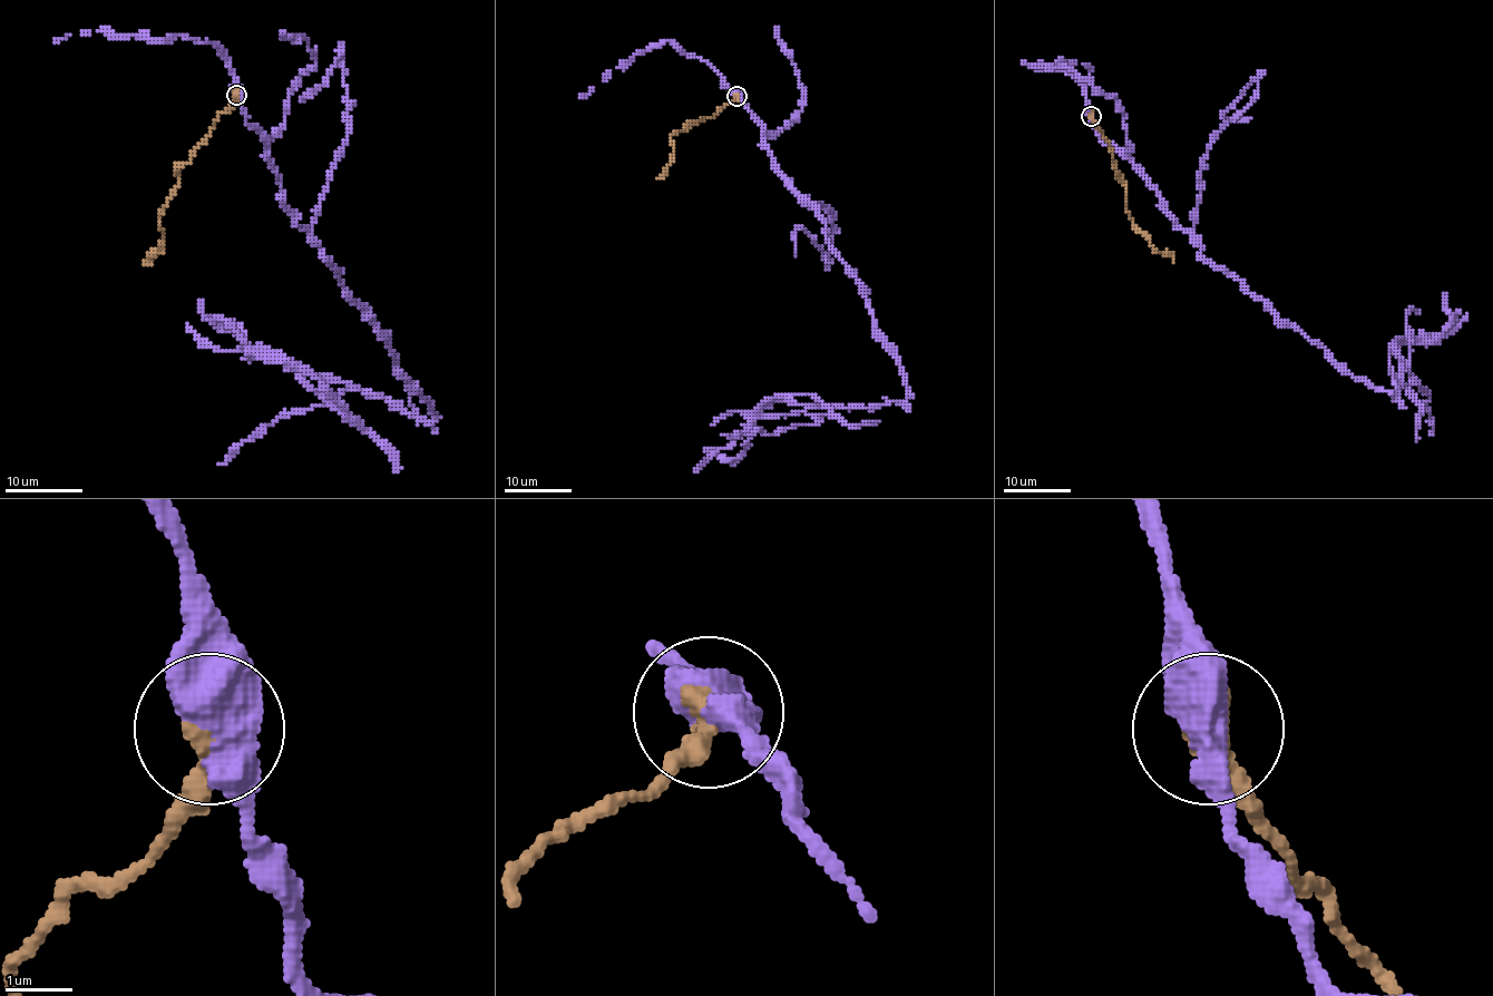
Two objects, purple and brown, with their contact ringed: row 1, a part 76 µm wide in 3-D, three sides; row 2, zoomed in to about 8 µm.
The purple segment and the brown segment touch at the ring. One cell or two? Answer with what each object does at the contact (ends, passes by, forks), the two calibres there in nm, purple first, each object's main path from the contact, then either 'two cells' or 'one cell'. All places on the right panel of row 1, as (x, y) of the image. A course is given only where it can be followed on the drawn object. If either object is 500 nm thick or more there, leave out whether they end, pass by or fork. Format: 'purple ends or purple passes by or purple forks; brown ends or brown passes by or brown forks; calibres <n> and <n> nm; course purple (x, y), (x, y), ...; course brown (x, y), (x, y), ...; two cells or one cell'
calibres 600 and 360 nm; course purple (1090, 115), (1206, 259), (1395, 398), (1393, 341), (1432, 341), (1452, 319), (1444, 292); course brown (1090, 115), (1109, 140), (1133, 226), (1154, 248), (1168, 252), (1174, 263); two cells

